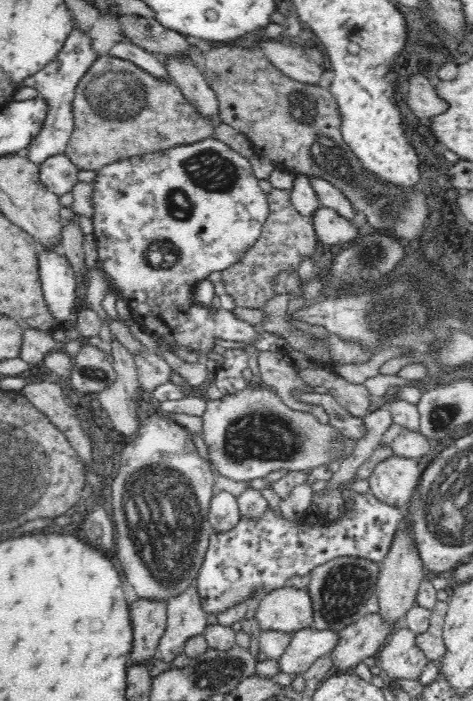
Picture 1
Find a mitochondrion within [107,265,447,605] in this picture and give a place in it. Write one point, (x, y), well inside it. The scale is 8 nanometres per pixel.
(163, 517)

